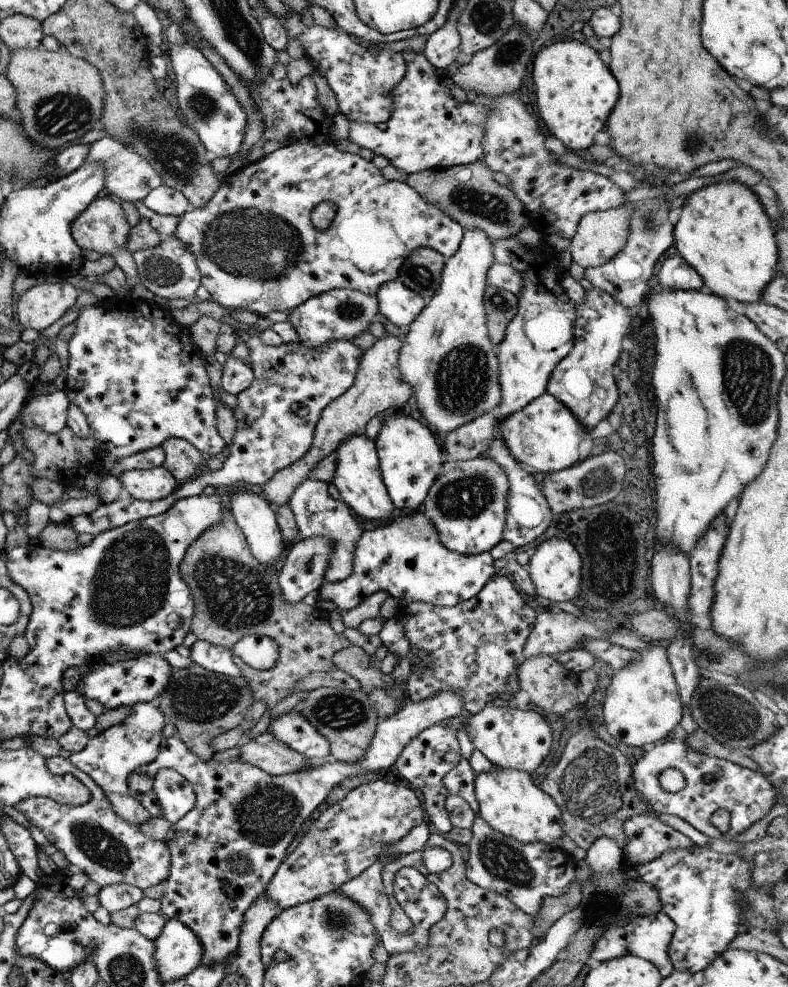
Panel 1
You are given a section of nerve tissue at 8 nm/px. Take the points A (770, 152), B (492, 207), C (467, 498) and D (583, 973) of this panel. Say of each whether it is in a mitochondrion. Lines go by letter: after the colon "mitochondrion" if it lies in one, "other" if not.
A: other
B: mitochondrion
C: mitochondrion
D: other

